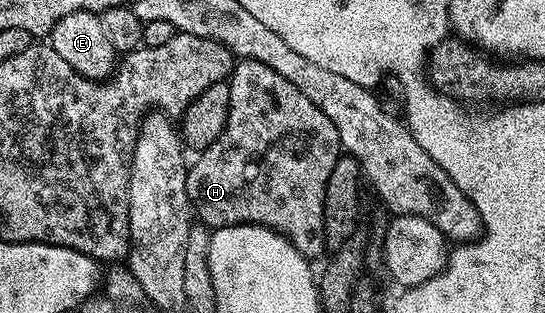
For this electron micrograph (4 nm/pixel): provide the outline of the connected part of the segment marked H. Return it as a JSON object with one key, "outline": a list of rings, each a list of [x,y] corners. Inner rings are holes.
{"outline":[[[248,58],[234,63],[229,79],[229,104],[231,105],[229,116],[221,136],[217,136],[217,140],[213,144],[209,144],[209,148],[196,157],[199,158],[196,162],[190,163],[187,172],[187,191],[194,217],[208,228],[264,226],[277,232],[282,238],[287,238],[289,244],[293,248],[297,248],[297,252],[301,252],[301,256],[305,256],[308,260],[316,260],[315,258],[321,257],[327,250],[327,241],[325,240],[325,184],[329,184],[329,176],[333,173],[333,164],[337,164],[337,160],[341,156],[339,133],[337,128],[333,128],[333,120],[329,120],[329,116],[325,116],[325,112],[321,112],[321,108],[317,108],[317,104],[313,104],[313,100],[309,100],[309,96],[302,94],[298,88],[293,88],[293,84],[289,84],[289,80],[285,80],[285,76],[277,76],[277,72],[273,72],[273,68],[265,68],[265,64]]]}

